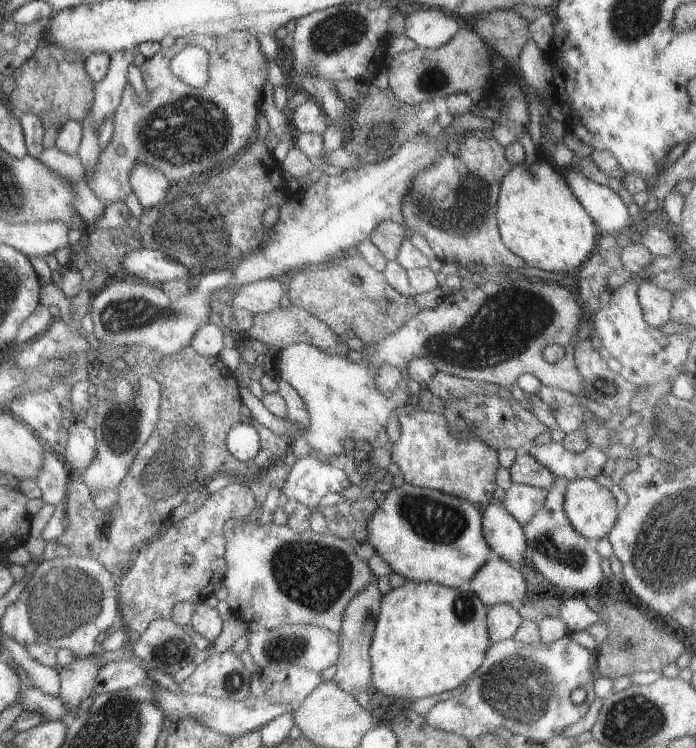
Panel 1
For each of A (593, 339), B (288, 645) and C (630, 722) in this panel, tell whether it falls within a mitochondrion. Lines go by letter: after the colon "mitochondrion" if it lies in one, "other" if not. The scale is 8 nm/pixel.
A: other
B: mitochondrion
C: mitochondrion

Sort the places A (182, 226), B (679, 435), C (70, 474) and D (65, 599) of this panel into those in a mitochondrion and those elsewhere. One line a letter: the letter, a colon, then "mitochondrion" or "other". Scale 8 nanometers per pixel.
A: mitochondrion
B: mitochondrion
C: other
D: mitochondrion

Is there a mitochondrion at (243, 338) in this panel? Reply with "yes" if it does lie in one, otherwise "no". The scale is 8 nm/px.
no

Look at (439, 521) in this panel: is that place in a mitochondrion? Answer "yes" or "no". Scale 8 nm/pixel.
yes

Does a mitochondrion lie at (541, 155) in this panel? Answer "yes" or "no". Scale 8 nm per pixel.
no

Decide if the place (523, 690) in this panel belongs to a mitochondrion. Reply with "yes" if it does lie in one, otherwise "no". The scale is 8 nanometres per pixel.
yes

